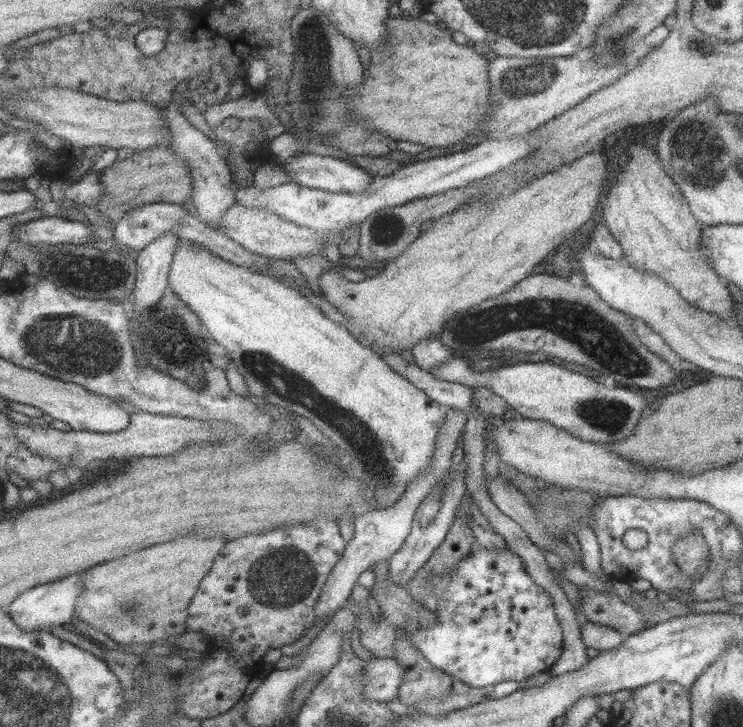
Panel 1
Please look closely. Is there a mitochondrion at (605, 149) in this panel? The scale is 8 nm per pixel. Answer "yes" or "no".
no

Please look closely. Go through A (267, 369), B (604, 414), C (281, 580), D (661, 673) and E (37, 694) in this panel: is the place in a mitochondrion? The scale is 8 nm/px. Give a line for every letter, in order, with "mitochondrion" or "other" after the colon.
A: mitochondrion
B: mitochondrion
C: mitochondrion
D: other
E: mitochondrion

